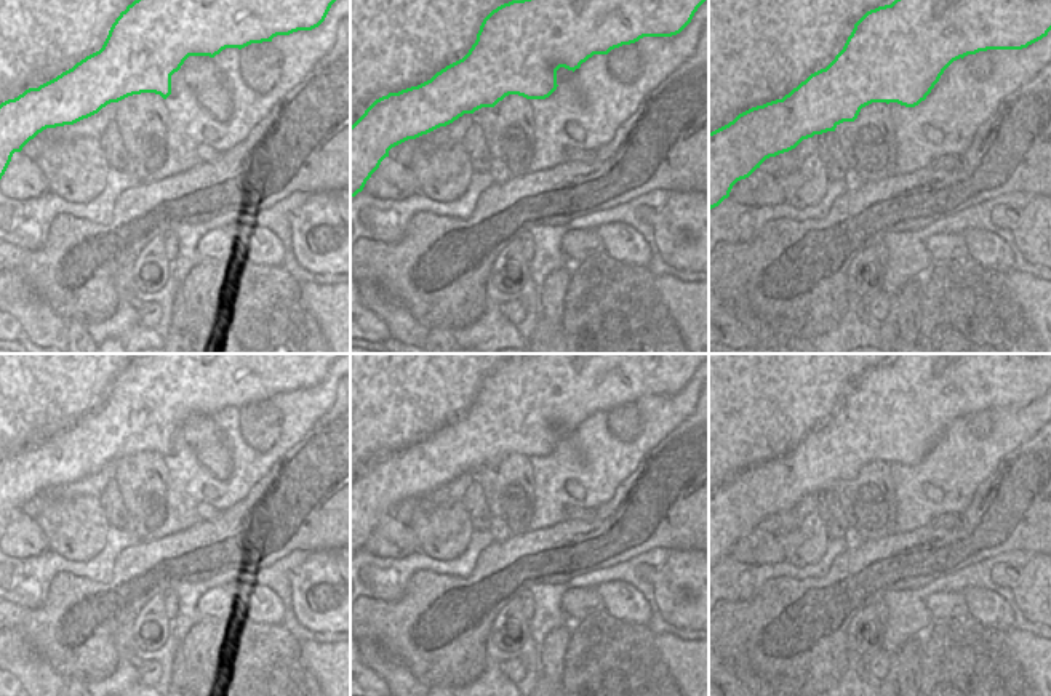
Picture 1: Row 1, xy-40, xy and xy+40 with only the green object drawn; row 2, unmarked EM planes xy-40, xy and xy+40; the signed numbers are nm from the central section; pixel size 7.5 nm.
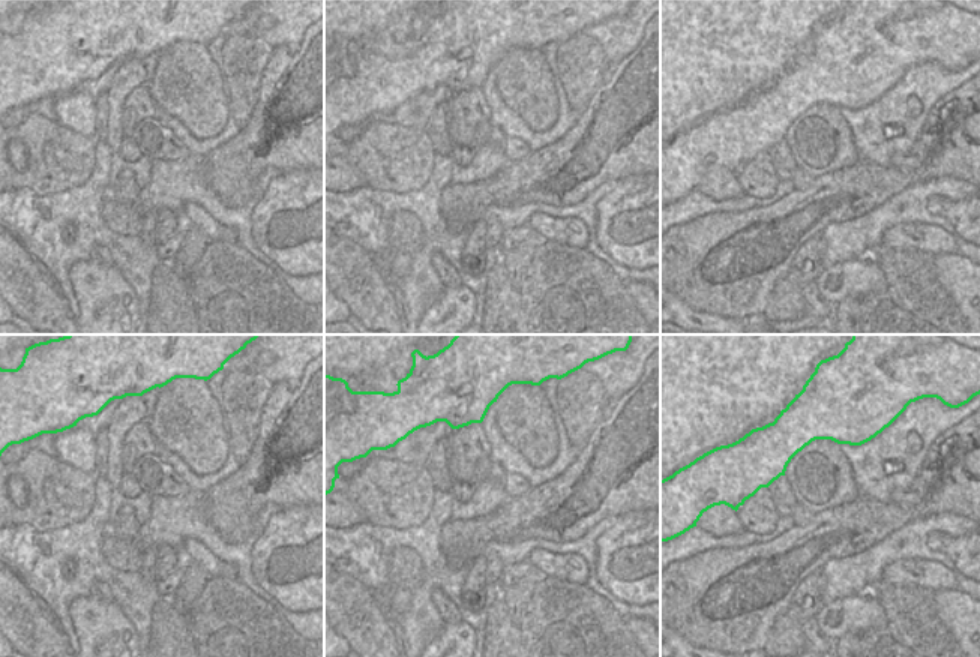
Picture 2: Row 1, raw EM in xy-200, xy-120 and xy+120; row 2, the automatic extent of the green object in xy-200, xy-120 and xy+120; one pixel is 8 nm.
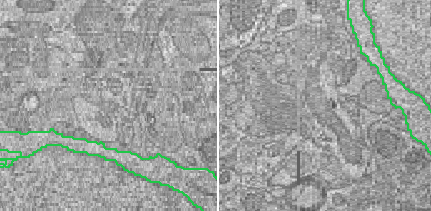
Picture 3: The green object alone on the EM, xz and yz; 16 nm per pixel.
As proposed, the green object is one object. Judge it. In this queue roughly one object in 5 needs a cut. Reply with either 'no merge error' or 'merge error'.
no merge error

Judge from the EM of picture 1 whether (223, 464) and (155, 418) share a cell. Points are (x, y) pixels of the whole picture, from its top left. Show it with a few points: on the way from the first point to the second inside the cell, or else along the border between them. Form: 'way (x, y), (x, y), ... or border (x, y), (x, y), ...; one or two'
border (211, 415), (189, 415), (178, 428); two

